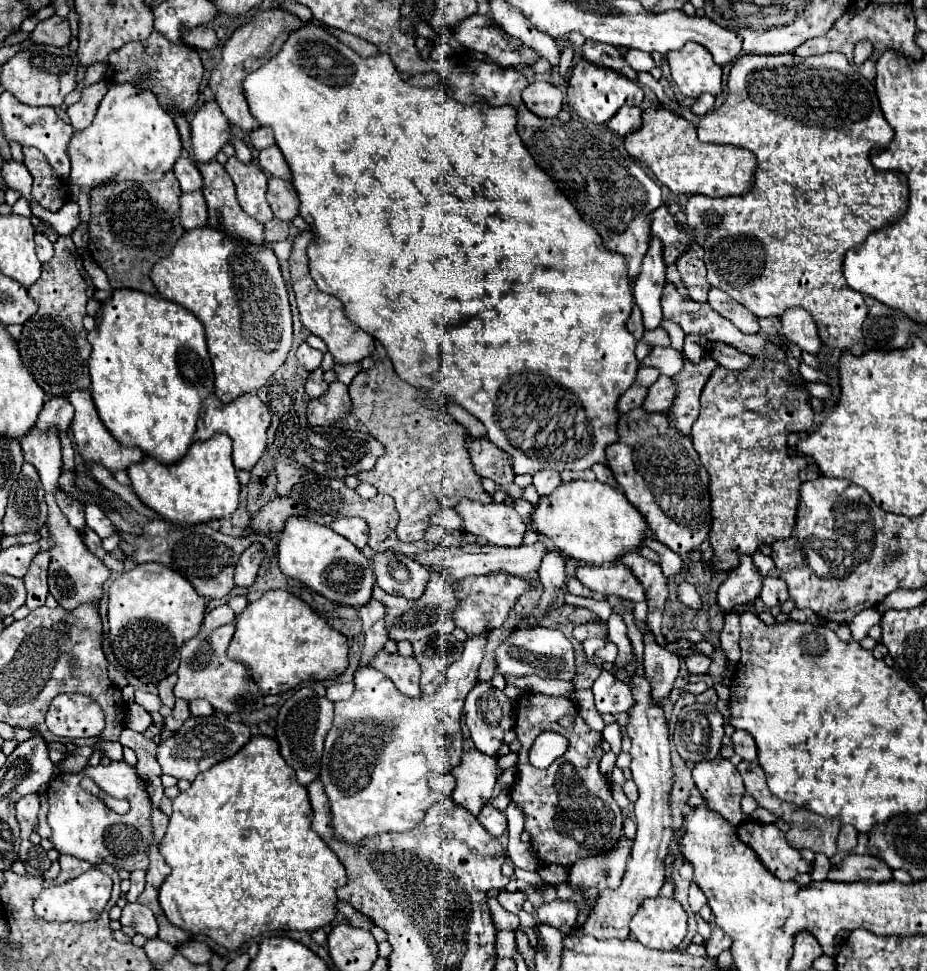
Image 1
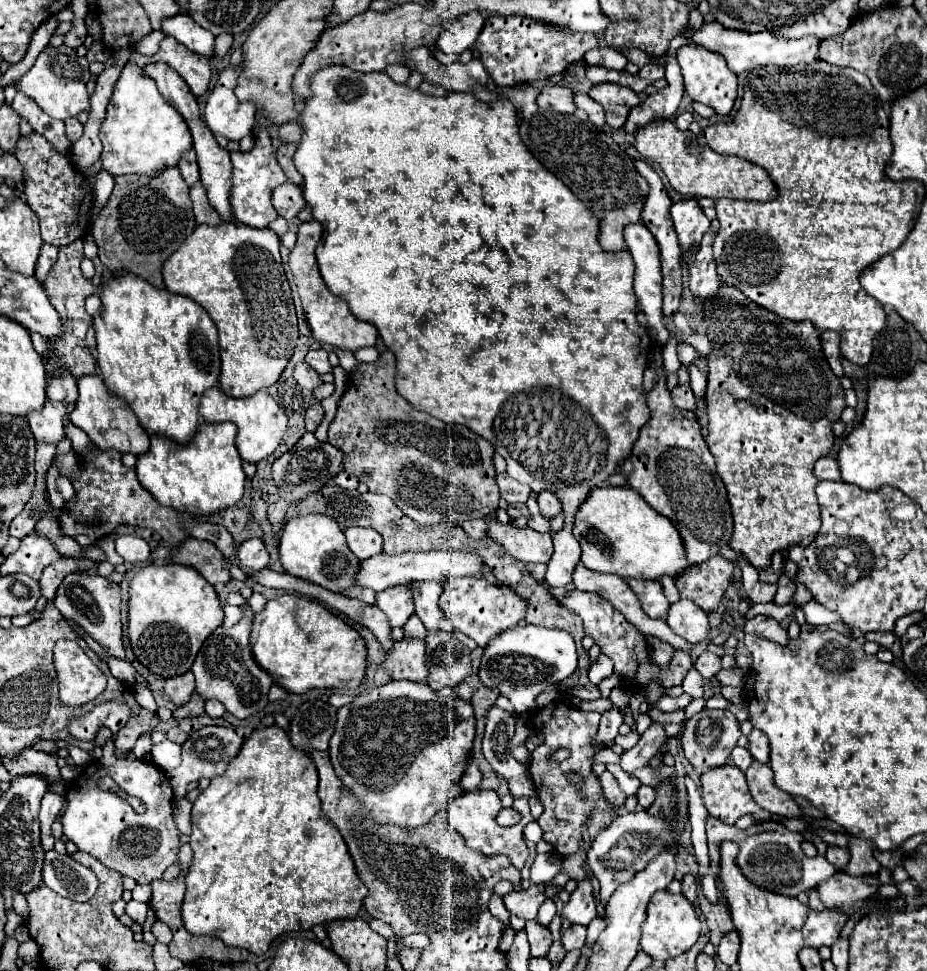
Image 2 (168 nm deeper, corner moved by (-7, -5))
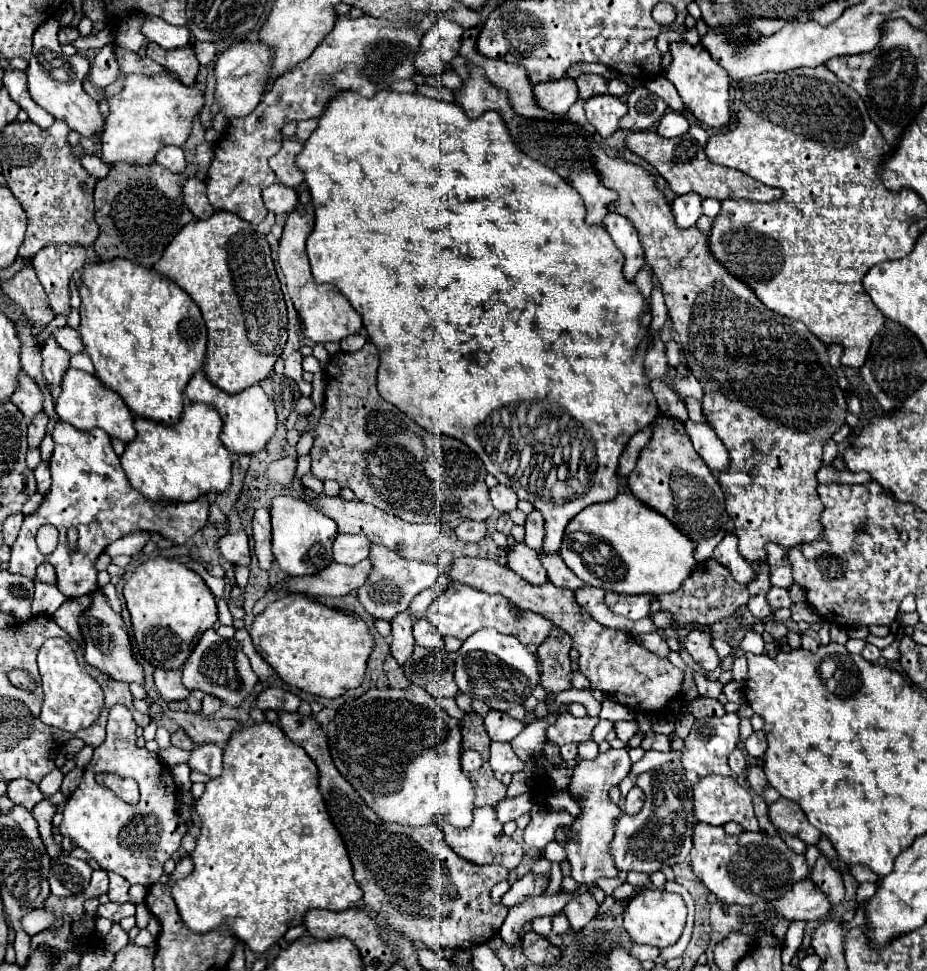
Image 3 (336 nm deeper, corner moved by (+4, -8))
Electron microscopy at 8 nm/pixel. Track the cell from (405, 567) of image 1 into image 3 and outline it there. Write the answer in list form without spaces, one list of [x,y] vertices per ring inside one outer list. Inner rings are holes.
[[[418,618],[418,620],[416,620],[414,638],[416,638],[416,644],[418,644],[418,646],[430,648],[430,650],[440,650],[440,648],[444,646],[438,630],[436,630],[426,618]]]

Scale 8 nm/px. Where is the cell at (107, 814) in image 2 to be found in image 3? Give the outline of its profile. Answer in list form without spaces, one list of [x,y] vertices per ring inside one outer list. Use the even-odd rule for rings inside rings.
[[[112,706],[105,740],[94,749],[82,784],[74,790],[64,808],[62,832],[100,862],[102,868],[118,872],[130,884],[150,886],[164,874],[166,860],[180,848],[182,836],[188,832],[186,820],[178,814],[178,794],[170,768],[160,764],[158,754],[136,746],[136,722],[132,720],[130,710],[126,706]],[[98,772],[136,778],[140,784],[138,804],[126,804],[110,788],[100,786],[94,780]]]

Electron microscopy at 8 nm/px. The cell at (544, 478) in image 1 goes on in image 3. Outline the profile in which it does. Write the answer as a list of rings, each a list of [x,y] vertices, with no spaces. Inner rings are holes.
[[[534,510],[532,514],[528,514],[526,518],[526,544],[534,550],[540,550],[544,544],[544,518],[538,510]]]

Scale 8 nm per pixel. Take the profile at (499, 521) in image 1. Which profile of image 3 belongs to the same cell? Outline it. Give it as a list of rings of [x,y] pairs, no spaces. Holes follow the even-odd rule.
[[[524,542],[516,544],[510,550],[510,564],[508,566],[530,584],[546,584],[548,582],[546,570],[538,560],[538,552],[528,548]]]

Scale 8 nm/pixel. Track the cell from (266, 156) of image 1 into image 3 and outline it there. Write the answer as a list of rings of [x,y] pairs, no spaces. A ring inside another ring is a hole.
[[[284,140],[282,150],[270,158],[270,168],[278,176],[278,180],[290,188],[298,188],[304,180],[302,170],[296,166],[296,156],[302,152],[302,144],[298,140]]]

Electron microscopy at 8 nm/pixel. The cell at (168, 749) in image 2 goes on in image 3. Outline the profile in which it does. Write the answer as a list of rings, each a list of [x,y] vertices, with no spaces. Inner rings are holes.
[[[168,748],[168,750],[158,750],[158,756],[166,766],[176,766],[180,762],[188,762],[190,752],[180,750],[180,748]]]

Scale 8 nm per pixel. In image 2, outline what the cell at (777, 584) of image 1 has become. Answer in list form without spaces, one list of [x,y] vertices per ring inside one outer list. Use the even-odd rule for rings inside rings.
[[[739,557],[739,567],[743,571],[743,587],[745,587],[745,595],[751,603],[769,603],[775,601],[775,591],[777,585],[775,583],[767,583],[767,585],[759,585],[759,571],[755,567],[751,567],[747,561],[743,561]]]

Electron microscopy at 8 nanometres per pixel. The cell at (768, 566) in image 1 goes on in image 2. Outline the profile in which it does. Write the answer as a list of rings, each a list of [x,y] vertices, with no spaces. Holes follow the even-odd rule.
[[[785,573],[779,577],[779,589],[777,589],[777,595],[775,595],[775,603],[783,605],[783,603],[789,603],[793,593],[795,593],[795,581],[789,579]]]

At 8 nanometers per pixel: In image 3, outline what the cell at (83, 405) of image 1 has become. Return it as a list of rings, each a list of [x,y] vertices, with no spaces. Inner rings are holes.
[[[70,368],[64,372],[62,378],[62,394],[56,400],[56,414],[60,420],[70,422],[78,430],[92,430],[92,428],[102,428],[110,436],[120,438],[122,442],[130,442],[136,432],[134,432],[134,416],[124,404],[124,400],[110,388],[106,388],[94,374]]]

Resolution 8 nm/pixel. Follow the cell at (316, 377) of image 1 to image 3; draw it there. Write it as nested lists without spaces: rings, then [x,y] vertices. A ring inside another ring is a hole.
[[[296,350],[296,352],[292,352],[288,358],[286,358],[286,374],[290,376],[290,378],[294,378],[296,382],[300,382],[302,380],[302,354]]]

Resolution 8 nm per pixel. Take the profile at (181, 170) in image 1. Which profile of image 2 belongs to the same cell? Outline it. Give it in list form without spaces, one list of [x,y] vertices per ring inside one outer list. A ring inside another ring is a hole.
[[[187,151],[187,155],[183,155],[183,159],[179,161],[179,169],[181,169],[181,175],[185,179],[185,183],[191,187],[195,183],[199,183],[199,167],[197,167],[197,161],[195,161],[195,151]]]

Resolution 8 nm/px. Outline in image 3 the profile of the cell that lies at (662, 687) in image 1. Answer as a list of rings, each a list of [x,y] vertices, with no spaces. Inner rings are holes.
[[[610,748],[608,752],[600,752],[594,760],[580,760],[576,758],[576,766],[572,768],[570,782],[568,782],[568,794],[578,794],[580,796],[580,808],[582,812],[576,816],[576,820],[566,826],[570,838],[564,846],[566,858],[572,864],[572,878],[578,884],[590,884],[596,882],[602,876],[618,876],[618,868],[614,866],[614,860],[610,856],[610,842],[614,836],[614,826],[616,820],[622,816],[622,810],[618,804],[614,804],[608,796],[612,786],[618,786],[620,780],[630,772],[630,758],[628,750],[620,748],[614,750]]]

